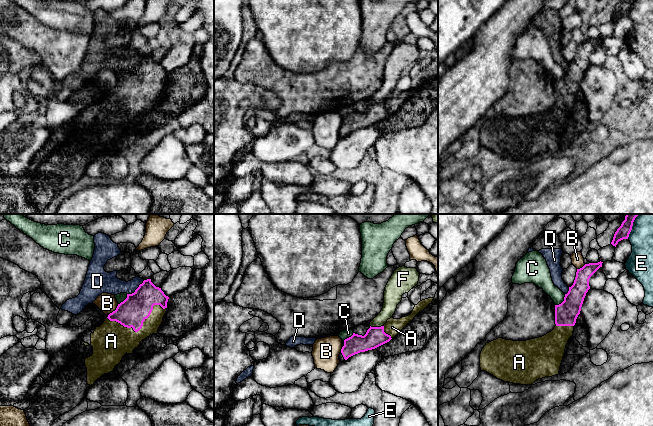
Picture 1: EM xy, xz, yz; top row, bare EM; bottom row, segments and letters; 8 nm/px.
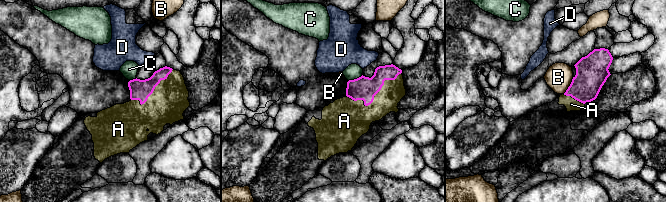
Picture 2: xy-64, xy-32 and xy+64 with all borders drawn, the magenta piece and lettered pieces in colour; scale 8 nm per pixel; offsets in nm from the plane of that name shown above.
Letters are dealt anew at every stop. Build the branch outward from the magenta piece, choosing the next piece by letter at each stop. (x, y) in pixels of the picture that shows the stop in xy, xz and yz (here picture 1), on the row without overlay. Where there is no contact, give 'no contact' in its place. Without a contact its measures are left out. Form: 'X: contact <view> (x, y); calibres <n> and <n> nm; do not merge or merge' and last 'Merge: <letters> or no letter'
A: contact xy (141, 103); calibres 240 and 280 nm; merge
B: contact xy (115, 86); calibres 240 and 160 nm; do not merge
C: contact yz (563, 77); calibres 190 and 150 nm; do not merge
D: contact xy (136, 65); calibres 240 and 160 nm; do not merge
E: contact yz (630, 7); calibres 100 and 190 nm; do not merge
F: contact xz (376, 103); calibres 160 and 120 nm; do not merge
Merge: A

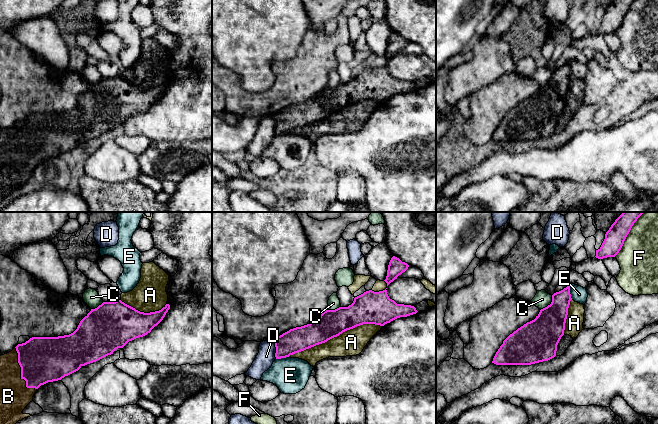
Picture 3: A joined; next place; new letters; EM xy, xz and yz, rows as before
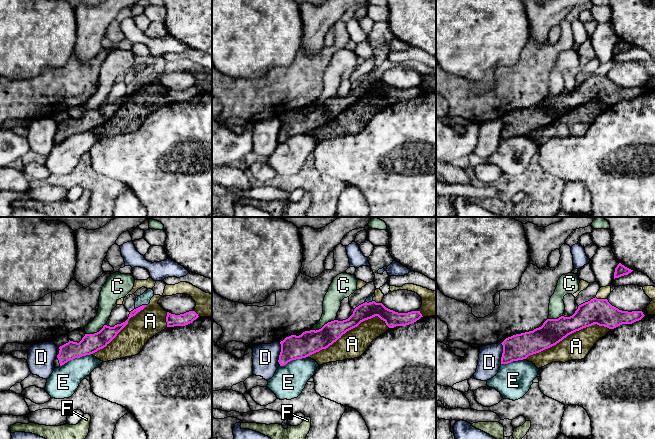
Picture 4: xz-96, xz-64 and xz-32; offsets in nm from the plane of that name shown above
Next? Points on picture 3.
A: contact xz (334, 112); calibres 220 and 200 nm; do not merge
B: contact xy (21, 148); calibres 360 and 240 nm; merge
C: contact yz (550, 80); calibres 280 and 140 nm; do not merge
D: contact xz (276, 125); calibres 200 and 140 nm; do not merge
E: contact yz (569, 68); calibres 220 and 130 nm; do not merge
F: contact yz (624, 16); calibres 160 and 320 nm; do not merge
Merge: B

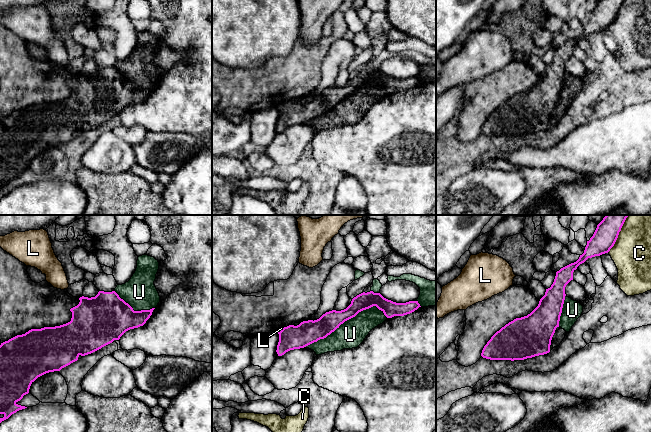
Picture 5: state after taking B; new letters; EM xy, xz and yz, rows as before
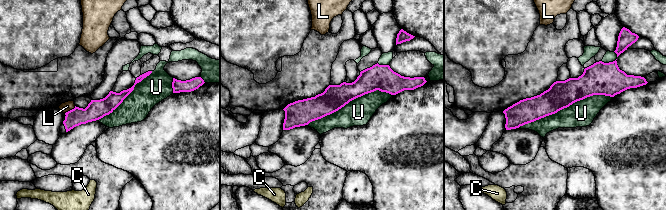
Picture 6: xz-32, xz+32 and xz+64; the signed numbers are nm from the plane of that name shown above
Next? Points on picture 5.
C: contact yz (617, 13); calibres 190 and 320 nm; do not merge
L: contact xz (281, 106); calibres 190 and 20 nm; do not merge
U: contact xz (346, 96); calibres 160 and 220 nm; do not merge
Merge: no letter

